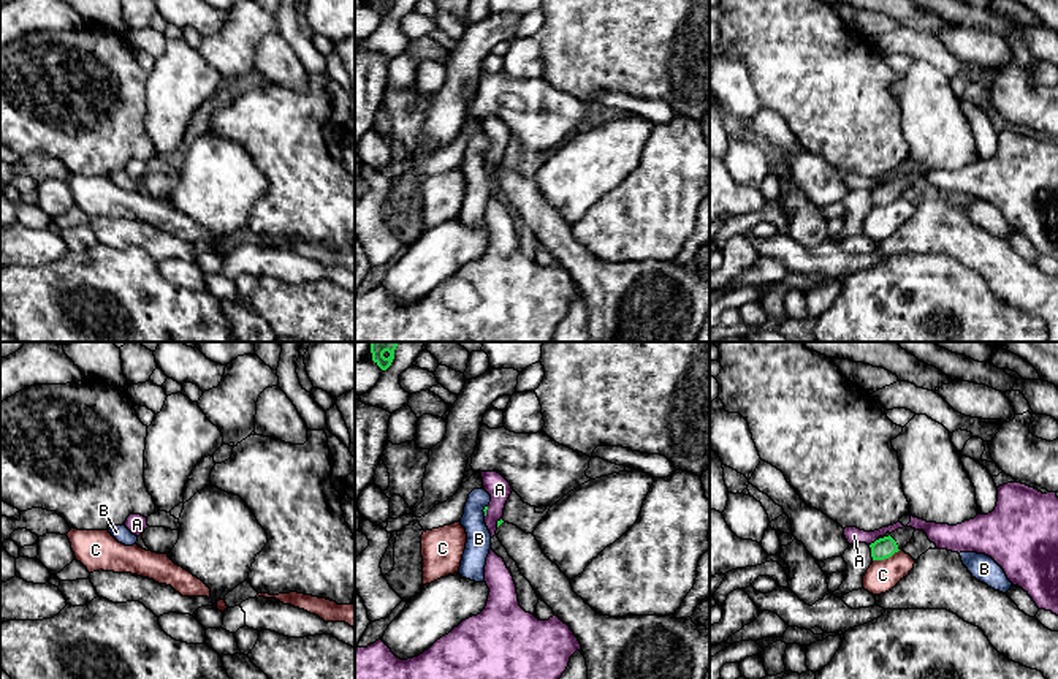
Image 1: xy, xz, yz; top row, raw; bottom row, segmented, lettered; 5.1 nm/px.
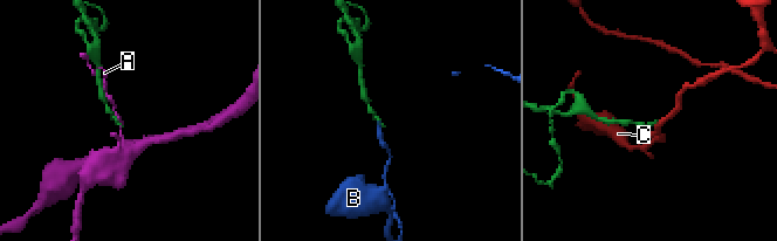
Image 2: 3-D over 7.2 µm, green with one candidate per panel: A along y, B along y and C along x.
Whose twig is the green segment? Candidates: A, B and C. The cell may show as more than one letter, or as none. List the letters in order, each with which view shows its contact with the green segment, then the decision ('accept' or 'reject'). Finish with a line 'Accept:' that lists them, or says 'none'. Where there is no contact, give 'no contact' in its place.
A: contact in yz; reject
B: contact in xz; reject
C: contact in yz; reject
Accept: none

